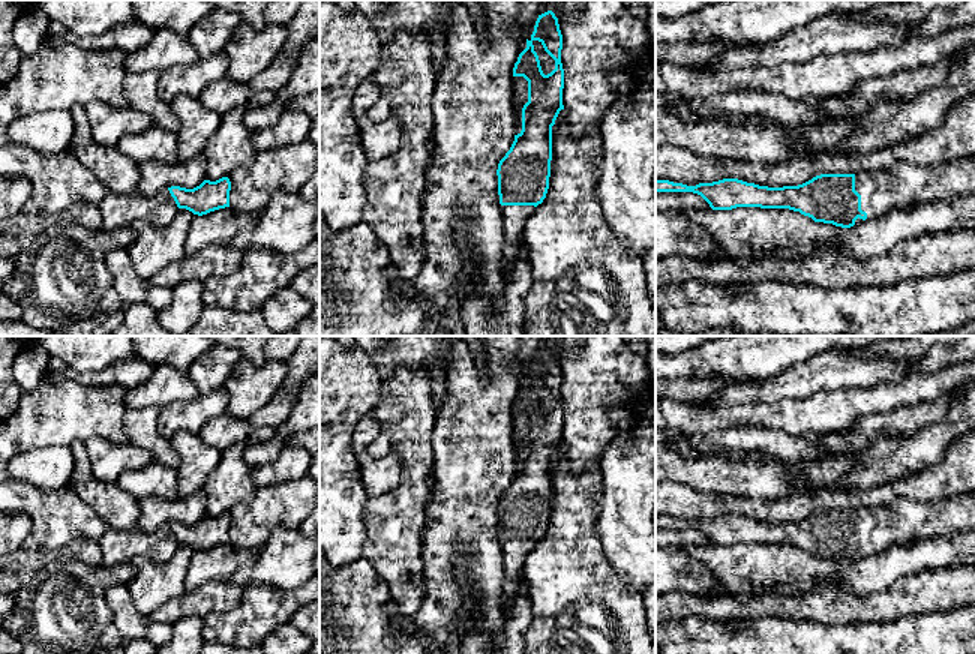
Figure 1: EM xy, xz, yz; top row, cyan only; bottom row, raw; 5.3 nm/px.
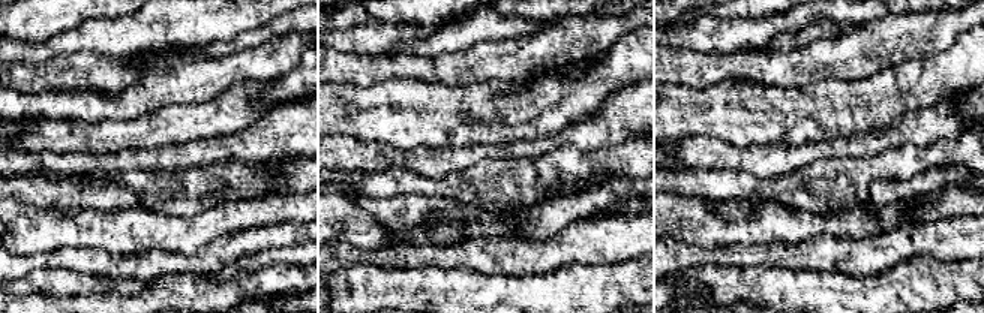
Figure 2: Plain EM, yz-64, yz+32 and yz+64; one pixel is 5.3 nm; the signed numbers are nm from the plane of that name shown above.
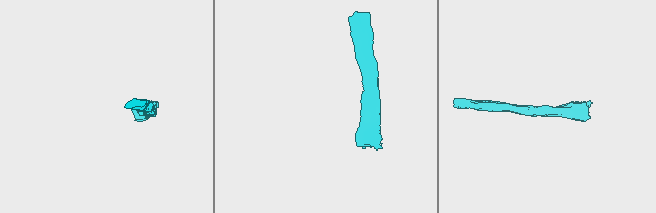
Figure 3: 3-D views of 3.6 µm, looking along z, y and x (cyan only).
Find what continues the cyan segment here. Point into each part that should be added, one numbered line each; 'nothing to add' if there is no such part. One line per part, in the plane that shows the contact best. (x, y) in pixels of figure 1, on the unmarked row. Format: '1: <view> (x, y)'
1: yz (903, 521)

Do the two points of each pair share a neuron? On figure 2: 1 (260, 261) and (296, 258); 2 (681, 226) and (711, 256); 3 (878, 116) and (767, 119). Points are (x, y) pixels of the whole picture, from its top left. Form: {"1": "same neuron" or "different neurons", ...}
{"1": "same neuron", "2": "different neurons", "3": "same neuron"}

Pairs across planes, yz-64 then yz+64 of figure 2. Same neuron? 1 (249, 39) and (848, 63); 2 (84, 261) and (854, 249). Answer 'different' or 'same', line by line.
1: same
2: same

